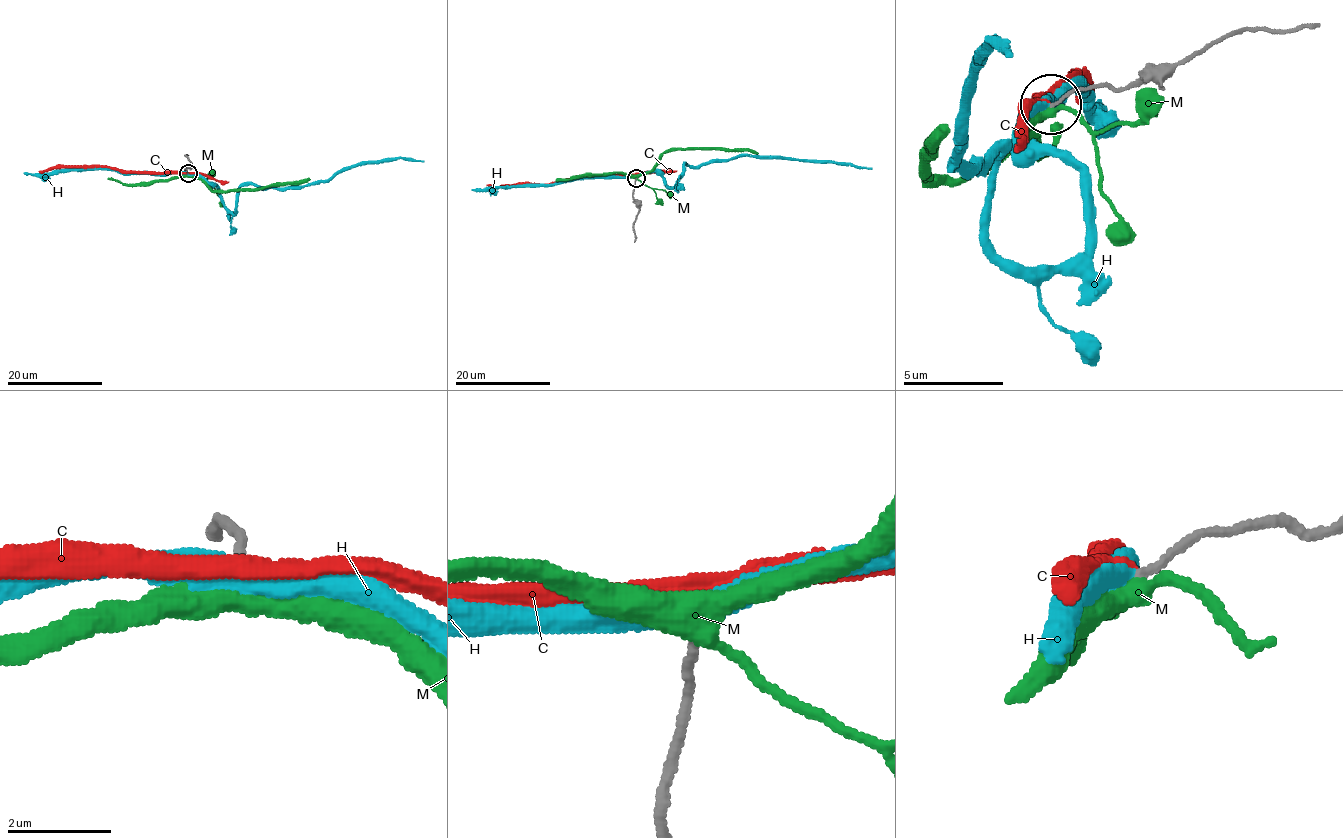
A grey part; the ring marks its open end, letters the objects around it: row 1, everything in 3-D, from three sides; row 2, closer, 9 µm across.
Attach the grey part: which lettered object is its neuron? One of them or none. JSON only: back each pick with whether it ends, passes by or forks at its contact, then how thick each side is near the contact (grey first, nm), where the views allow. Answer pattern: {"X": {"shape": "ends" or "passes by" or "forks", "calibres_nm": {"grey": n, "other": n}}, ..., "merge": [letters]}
{"H": {"shape": "passes by", "calibres_nm": {"grey": 170, "other": 460}}, "merge": ["H"]}

